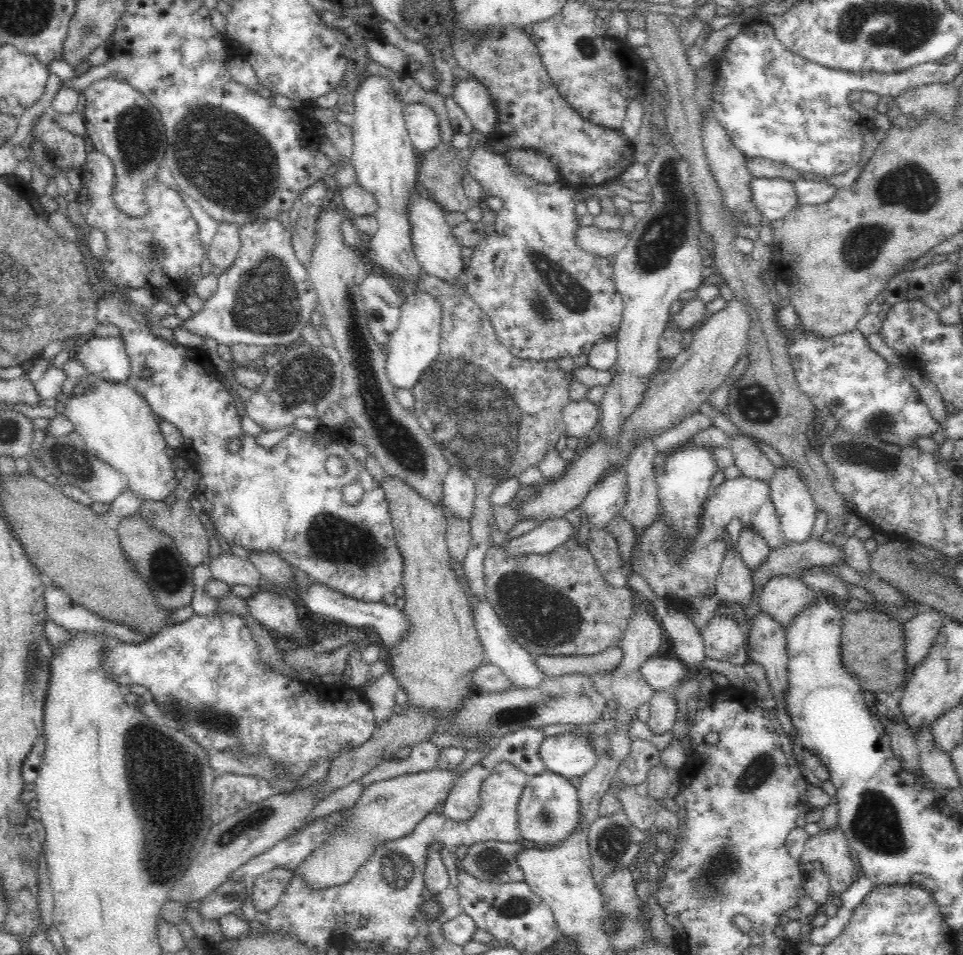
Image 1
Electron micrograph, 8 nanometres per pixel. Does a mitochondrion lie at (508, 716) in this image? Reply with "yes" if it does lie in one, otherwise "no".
yes

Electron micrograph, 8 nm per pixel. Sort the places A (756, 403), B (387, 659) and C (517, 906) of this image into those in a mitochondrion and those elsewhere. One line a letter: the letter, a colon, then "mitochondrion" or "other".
A: mitochondrion
B: other
C: mitochondrion

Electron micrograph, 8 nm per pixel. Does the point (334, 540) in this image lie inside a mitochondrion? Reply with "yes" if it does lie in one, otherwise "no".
yes

